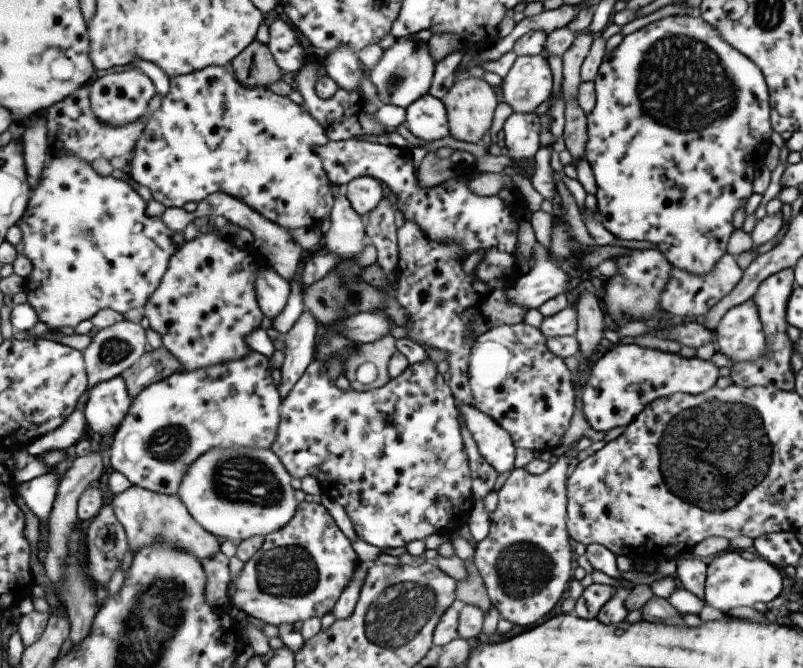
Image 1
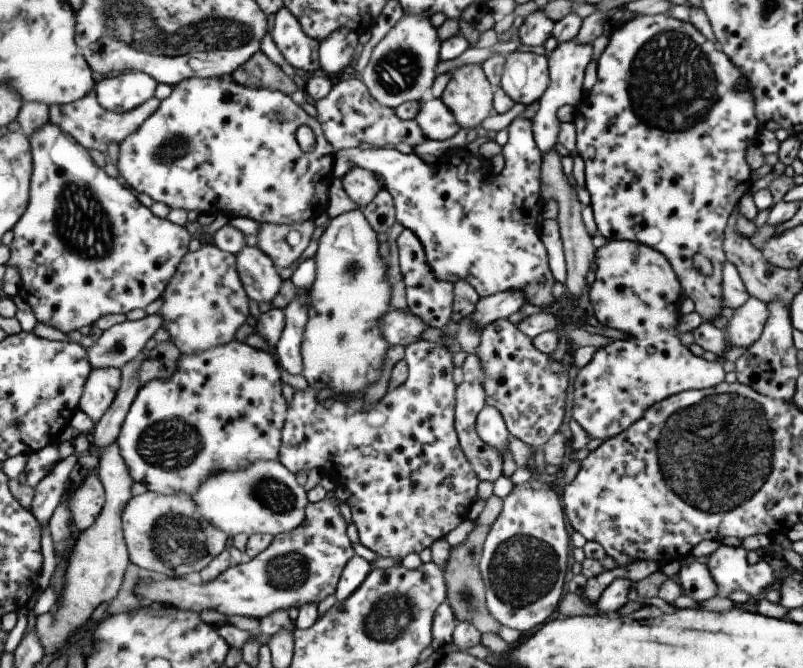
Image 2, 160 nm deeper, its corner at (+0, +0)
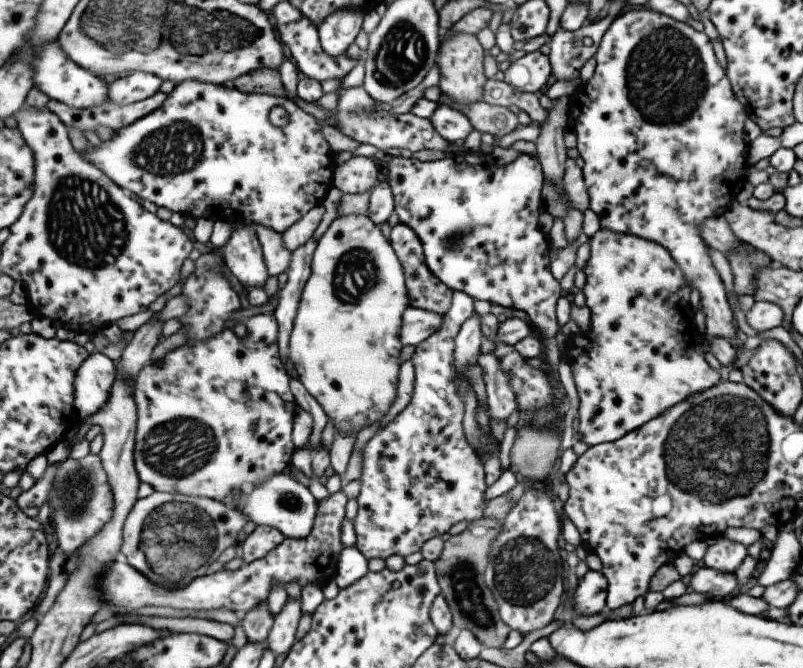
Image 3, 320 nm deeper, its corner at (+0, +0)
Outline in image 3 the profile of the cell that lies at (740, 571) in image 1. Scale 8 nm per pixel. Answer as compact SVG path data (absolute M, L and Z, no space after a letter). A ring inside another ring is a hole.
M721 536L709 541L702 560L705 567L711 567L719 572L733 573L747 555L746 546Z

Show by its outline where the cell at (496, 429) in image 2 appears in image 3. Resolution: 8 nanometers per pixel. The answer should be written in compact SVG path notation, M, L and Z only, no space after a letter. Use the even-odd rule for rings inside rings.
M491 353L480 354L476 364L482 372L486 392L486 412L489 418L506 419L516 408L515 394L508 385L507 373L500 369L499 361Z

